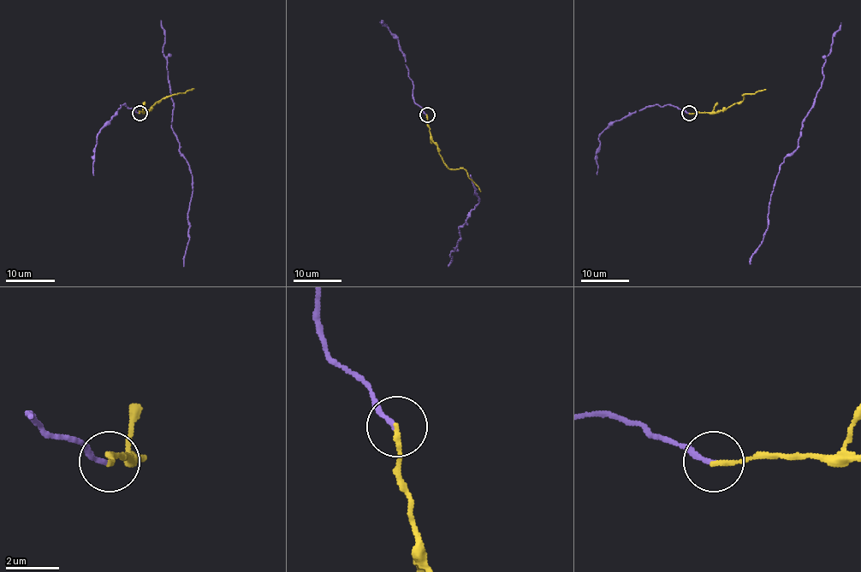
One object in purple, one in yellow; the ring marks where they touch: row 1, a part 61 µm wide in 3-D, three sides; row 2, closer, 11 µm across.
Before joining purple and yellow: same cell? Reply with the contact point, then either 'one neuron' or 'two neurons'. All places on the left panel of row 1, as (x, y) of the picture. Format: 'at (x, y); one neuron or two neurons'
at (139, 113); one neuron

